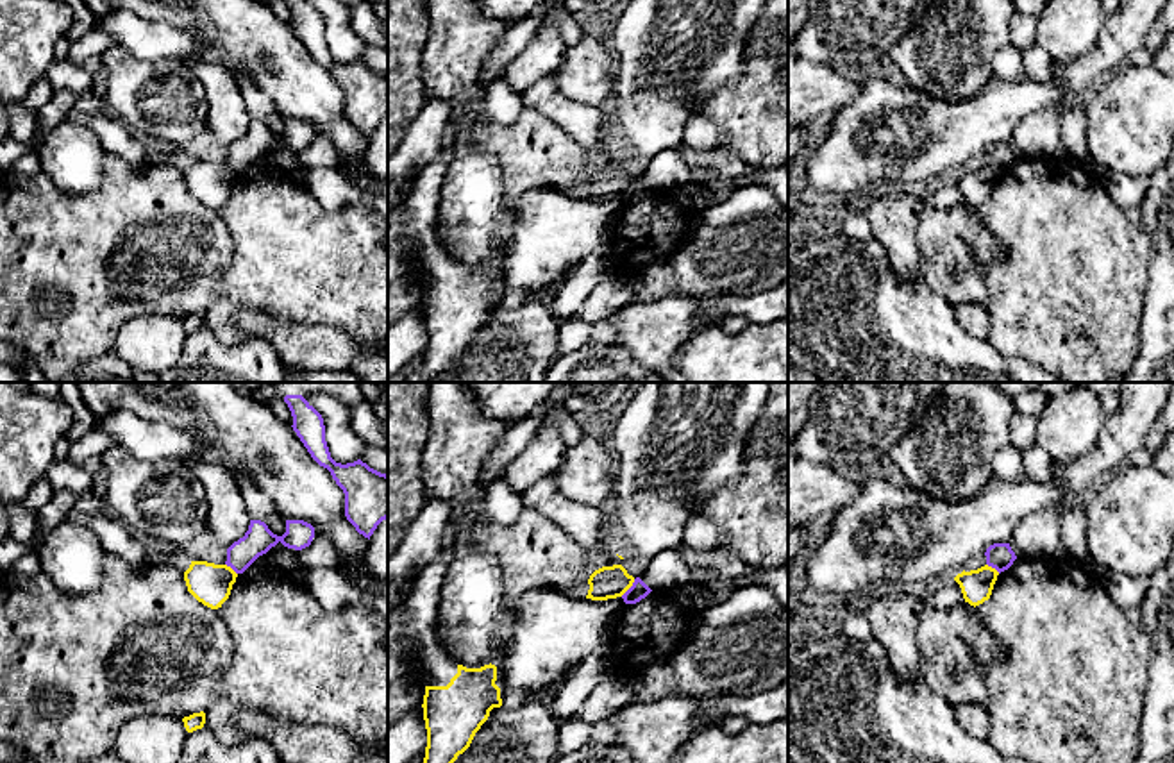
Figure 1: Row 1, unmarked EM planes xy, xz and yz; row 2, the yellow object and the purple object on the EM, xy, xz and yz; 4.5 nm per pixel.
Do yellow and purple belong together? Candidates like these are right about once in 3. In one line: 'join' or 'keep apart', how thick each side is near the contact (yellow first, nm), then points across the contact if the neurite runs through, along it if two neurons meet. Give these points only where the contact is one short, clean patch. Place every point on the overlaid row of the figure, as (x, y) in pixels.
keep apart | 140/80 nm | along xz (635, 579), (620, 595)

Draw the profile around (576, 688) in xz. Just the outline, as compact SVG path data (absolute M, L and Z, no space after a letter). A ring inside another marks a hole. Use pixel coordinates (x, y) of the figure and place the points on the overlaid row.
M609 643L591 652L558 688L550 702L550 711L559 724L568 724L574 715L583 708L590 693L613 674L611 668L613 650Z

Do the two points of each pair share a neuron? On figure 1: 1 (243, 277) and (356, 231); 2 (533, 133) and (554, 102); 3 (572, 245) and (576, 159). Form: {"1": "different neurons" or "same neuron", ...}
{"1": "same neuron", "2": "different neurons", "3": "different neurons"}

